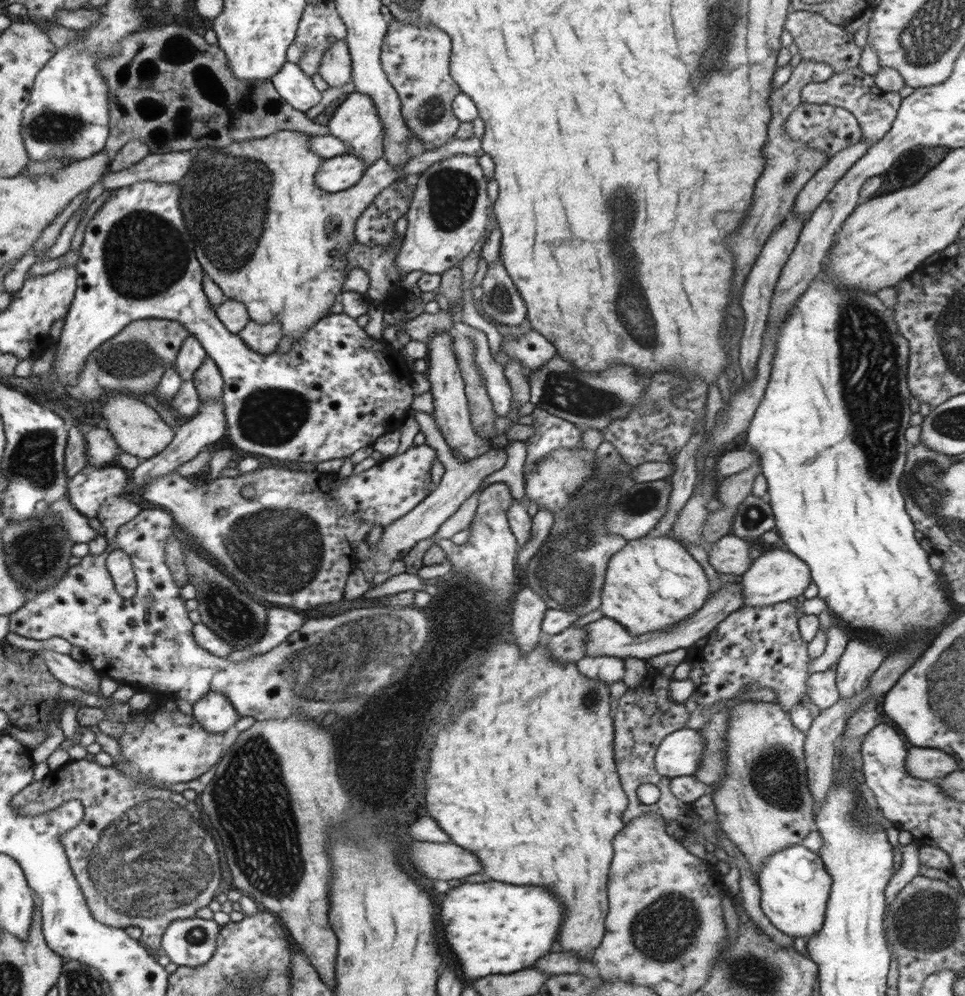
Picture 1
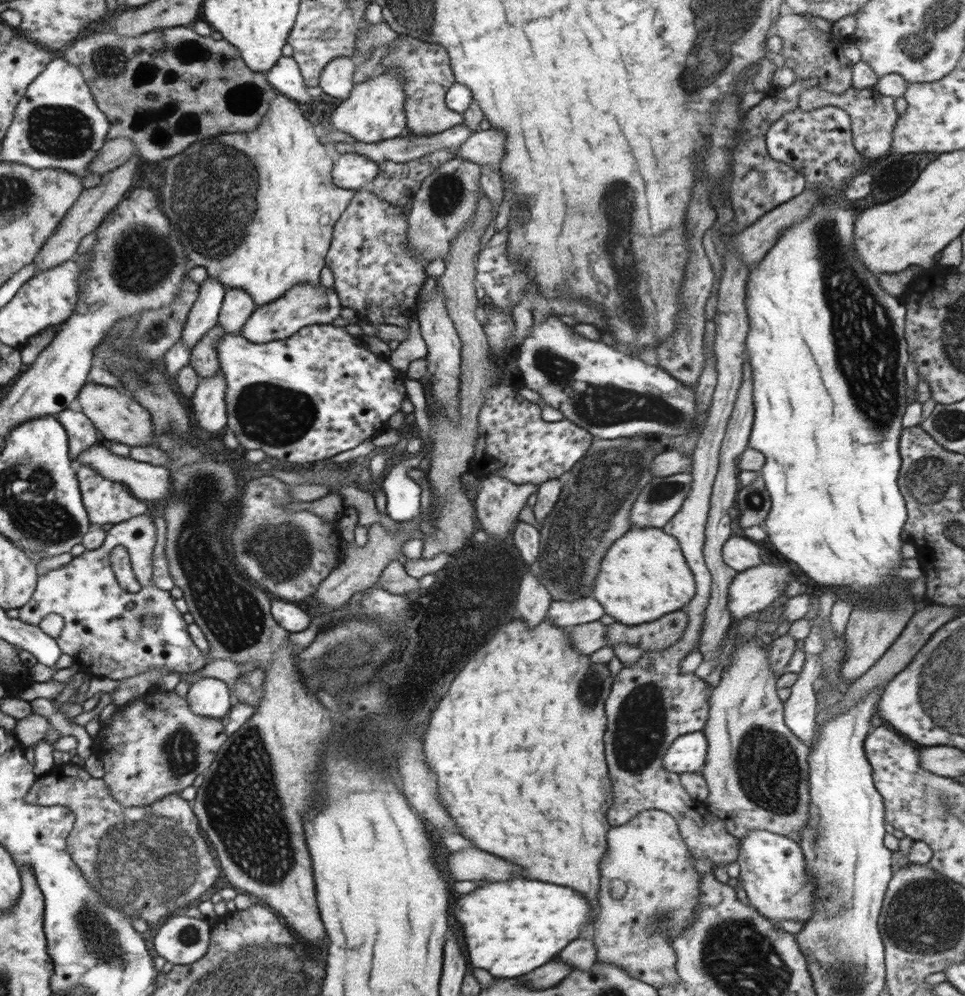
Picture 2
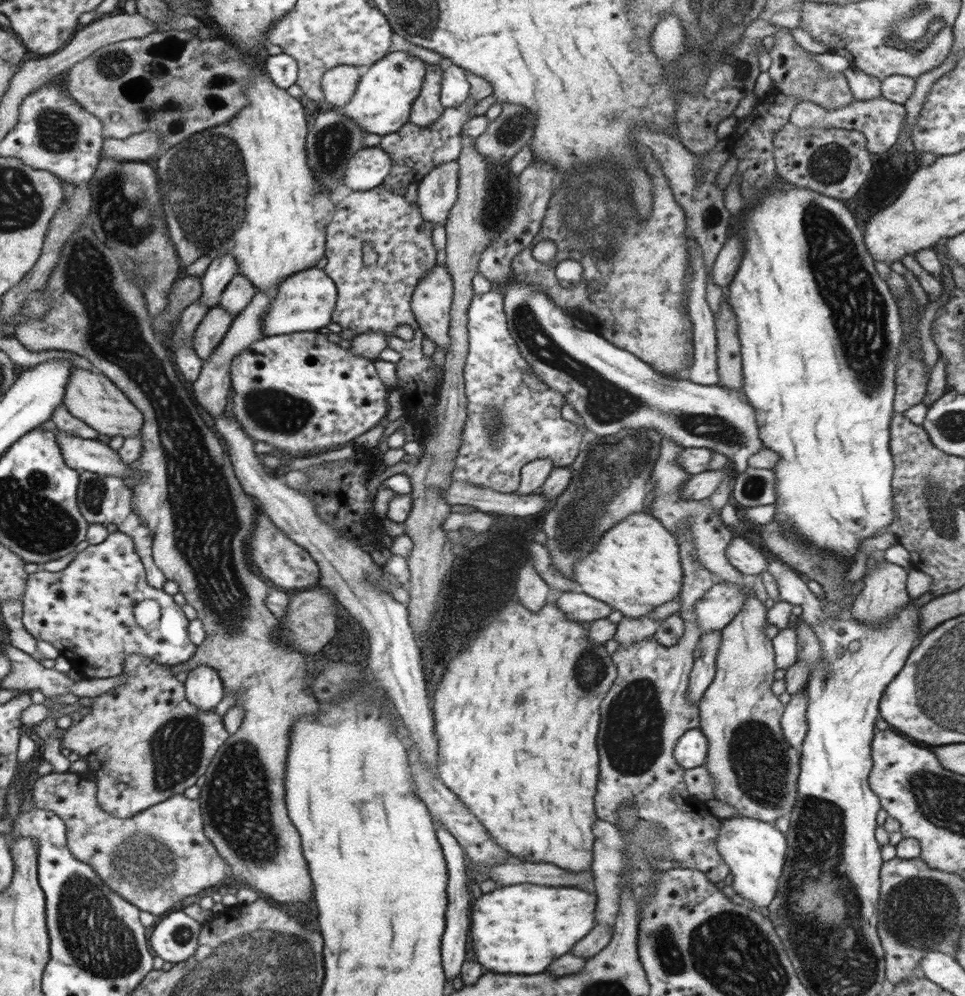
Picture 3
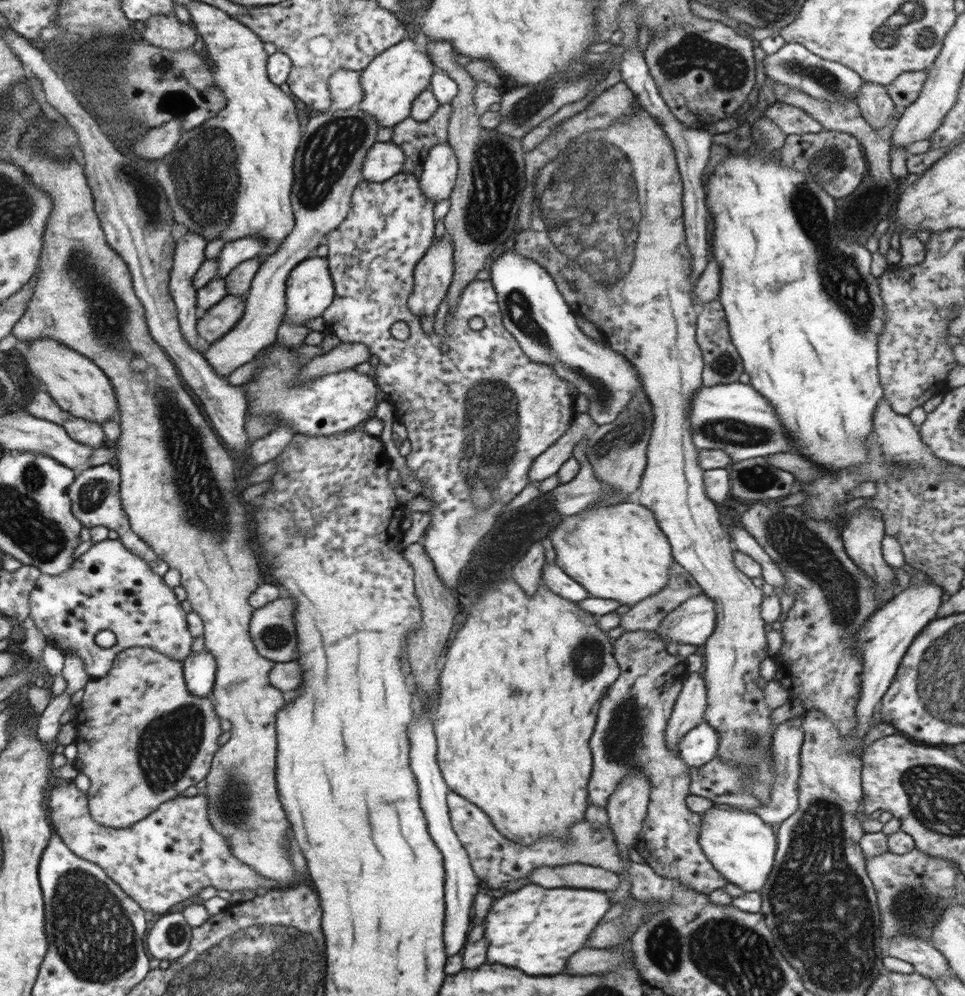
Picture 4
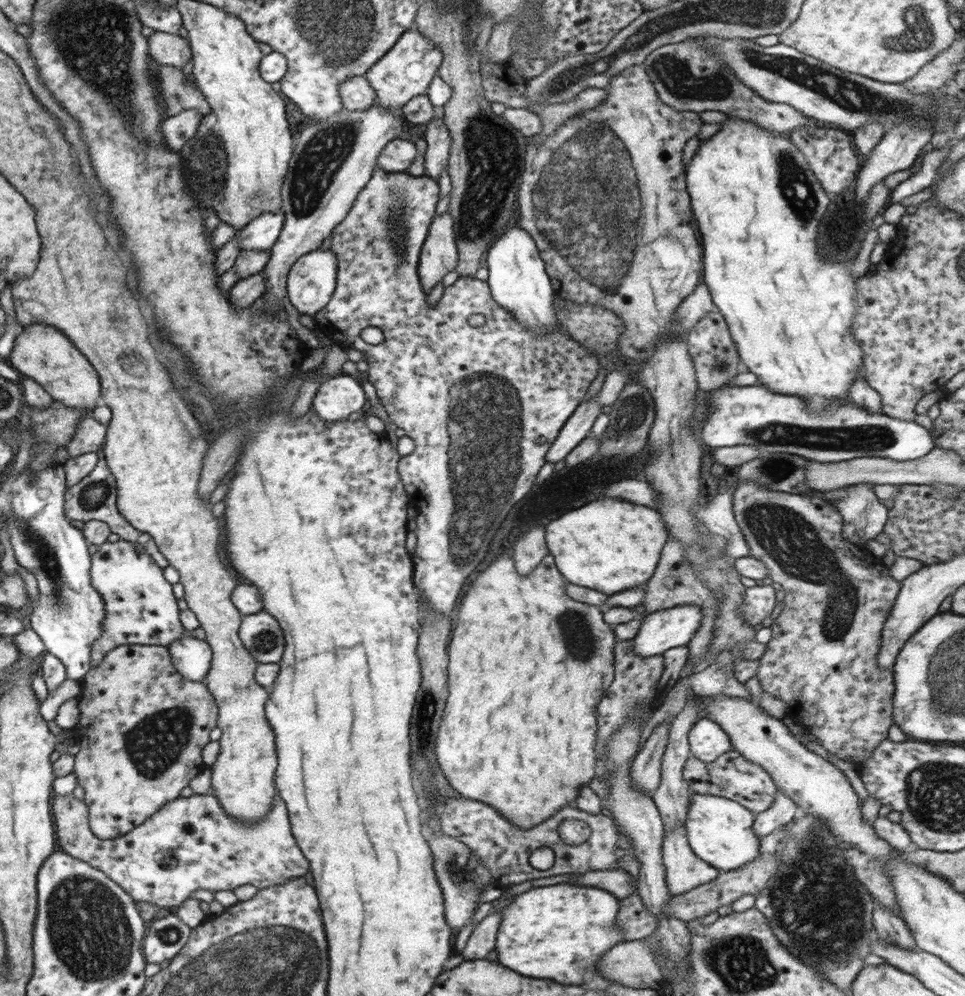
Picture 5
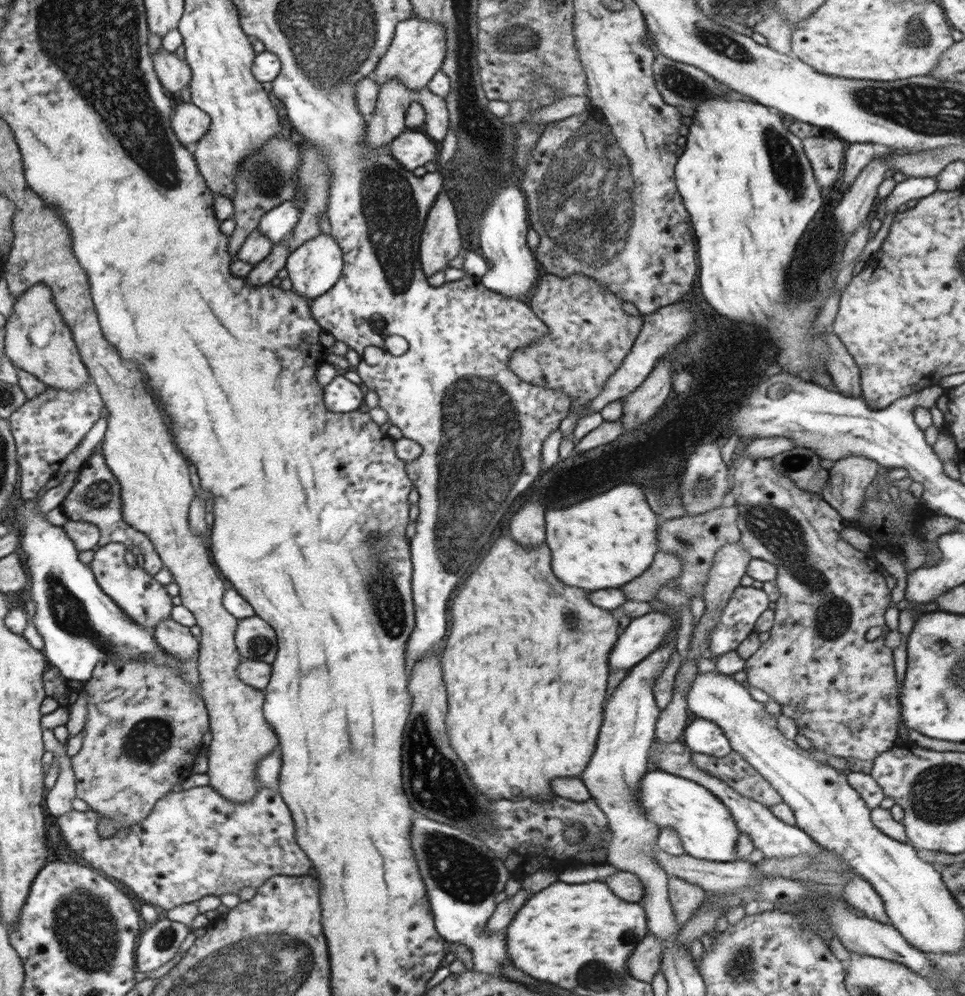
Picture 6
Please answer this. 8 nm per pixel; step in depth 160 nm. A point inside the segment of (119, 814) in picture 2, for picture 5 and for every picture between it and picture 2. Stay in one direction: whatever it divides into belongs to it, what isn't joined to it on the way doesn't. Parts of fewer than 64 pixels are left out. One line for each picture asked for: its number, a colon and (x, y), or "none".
3: (160, 856)
4: (172, 854)
5: (191, 844)

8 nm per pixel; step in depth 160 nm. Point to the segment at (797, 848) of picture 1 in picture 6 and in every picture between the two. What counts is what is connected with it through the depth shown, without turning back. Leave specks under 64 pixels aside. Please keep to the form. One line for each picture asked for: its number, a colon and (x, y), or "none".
2: (772, 873)
3: (755, 852)
4: (741, 846)
5: (719, 830)
6: (707, 830)

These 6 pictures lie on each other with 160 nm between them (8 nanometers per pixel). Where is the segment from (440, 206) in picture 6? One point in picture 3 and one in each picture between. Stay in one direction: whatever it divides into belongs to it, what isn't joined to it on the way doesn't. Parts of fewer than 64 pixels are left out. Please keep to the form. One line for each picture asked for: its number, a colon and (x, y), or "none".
3: (431, 300)
4: (433, 273)
5: (439, 255)

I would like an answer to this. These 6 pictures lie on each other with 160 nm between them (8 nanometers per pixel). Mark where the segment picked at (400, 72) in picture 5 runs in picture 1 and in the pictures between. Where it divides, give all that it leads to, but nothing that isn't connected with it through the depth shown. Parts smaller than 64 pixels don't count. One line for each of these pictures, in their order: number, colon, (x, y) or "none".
1: (356, 122)
2: (374, 111)
3: (387, 89)
4: (391, 82)

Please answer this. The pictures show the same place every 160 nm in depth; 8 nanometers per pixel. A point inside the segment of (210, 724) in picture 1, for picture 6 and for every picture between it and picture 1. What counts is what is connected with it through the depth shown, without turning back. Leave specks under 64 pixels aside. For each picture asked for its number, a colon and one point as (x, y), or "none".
2: (210, 697)
3: (203, 684)
4: (200, 668)
5: (192, 656)
6: (174, 638)

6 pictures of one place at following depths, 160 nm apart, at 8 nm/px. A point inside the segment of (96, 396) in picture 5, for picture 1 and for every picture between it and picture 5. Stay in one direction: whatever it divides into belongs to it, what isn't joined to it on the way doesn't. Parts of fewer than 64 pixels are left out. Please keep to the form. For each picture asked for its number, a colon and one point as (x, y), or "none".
1: (138, 430)
2: (118, 418)
3: (91, 396)
4: (78, 385)

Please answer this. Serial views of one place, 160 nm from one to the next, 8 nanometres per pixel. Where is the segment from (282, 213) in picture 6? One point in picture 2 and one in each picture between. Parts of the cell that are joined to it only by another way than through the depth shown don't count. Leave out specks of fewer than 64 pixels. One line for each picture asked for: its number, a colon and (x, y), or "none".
2: (204, 314)
3: (221, 270)
4: (237, 251)
5: (261, 233)

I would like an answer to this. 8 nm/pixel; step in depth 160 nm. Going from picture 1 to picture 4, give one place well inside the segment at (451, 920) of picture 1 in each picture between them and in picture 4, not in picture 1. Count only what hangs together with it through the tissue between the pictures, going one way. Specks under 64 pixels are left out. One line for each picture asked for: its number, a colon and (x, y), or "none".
2: (510, 928)
3: (522, 928)
4: (536, 930)

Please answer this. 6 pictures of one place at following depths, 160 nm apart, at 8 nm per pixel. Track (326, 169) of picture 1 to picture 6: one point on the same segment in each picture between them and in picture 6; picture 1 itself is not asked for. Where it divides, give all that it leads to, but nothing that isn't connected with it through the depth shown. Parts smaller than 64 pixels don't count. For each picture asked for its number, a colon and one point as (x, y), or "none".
2: (353, 171)
3: (368, 168)
4: (384, 160)
5: (398, 155)
6: (412, 149)

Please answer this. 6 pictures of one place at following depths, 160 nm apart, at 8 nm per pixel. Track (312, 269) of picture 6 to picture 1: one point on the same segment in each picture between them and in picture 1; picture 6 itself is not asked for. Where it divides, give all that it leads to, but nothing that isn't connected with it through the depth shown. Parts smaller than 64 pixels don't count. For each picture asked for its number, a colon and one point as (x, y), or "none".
1: (263, 338)
2: (306, 304)
3: (305, 301)
4: (310, 289)
5: (311, 281)

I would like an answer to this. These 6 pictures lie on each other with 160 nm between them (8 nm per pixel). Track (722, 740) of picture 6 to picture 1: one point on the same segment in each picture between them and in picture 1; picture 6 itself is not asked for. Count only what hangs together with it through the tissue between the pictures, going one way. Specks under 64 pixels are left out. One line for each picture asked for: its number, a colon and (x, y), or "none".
1: (680, 753)
2: (688, 752)
3: (691, 750)
4: (697, 747)
5: (707, 741)

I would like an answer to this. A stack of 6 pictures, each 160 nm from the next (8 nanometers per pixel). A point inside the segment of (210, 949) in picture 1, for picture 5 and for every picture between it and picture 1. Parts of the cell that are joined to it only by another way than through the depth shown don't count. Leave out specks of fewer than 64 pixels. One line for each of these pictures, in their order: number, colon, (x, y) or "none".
2: (181, 940)
3: (174, 938)
4: (169, 939)
5: (168, 936)

